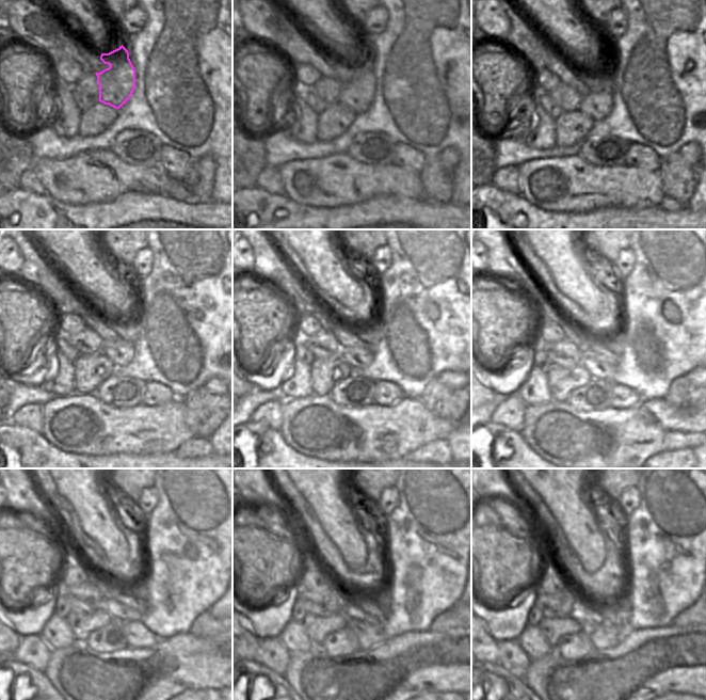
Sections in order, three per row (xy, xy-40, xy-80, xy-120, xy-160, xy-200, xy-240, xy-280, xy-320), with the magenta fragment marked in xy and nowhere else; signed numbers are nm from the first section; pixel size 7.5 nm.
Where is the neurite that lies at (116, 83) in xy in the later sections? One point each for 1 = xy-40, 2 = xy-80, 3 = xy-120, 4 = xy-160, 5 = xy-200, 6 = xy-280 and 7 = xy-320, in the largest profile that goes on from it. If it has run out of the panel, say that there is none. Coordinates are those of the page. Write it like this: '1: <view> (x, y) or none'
1: xy-40 (357, 95)
2: xy-80 (595, 105)
3: xy-120 (121, 352)
4: xy-160 (357, 358)
5: xy-200 (599, 369)
6: xy-280 (365, 622)
7: xy-320 (605, 637)

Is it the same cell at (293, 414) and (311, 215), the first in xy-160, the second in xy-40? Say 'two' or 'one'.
two

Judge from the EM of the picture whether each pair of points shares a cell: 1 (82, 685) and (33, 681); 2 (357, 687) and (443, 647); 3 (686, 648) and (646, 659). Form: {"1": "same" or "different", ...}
{"1": "different", "2": "same", "3": "same"}

